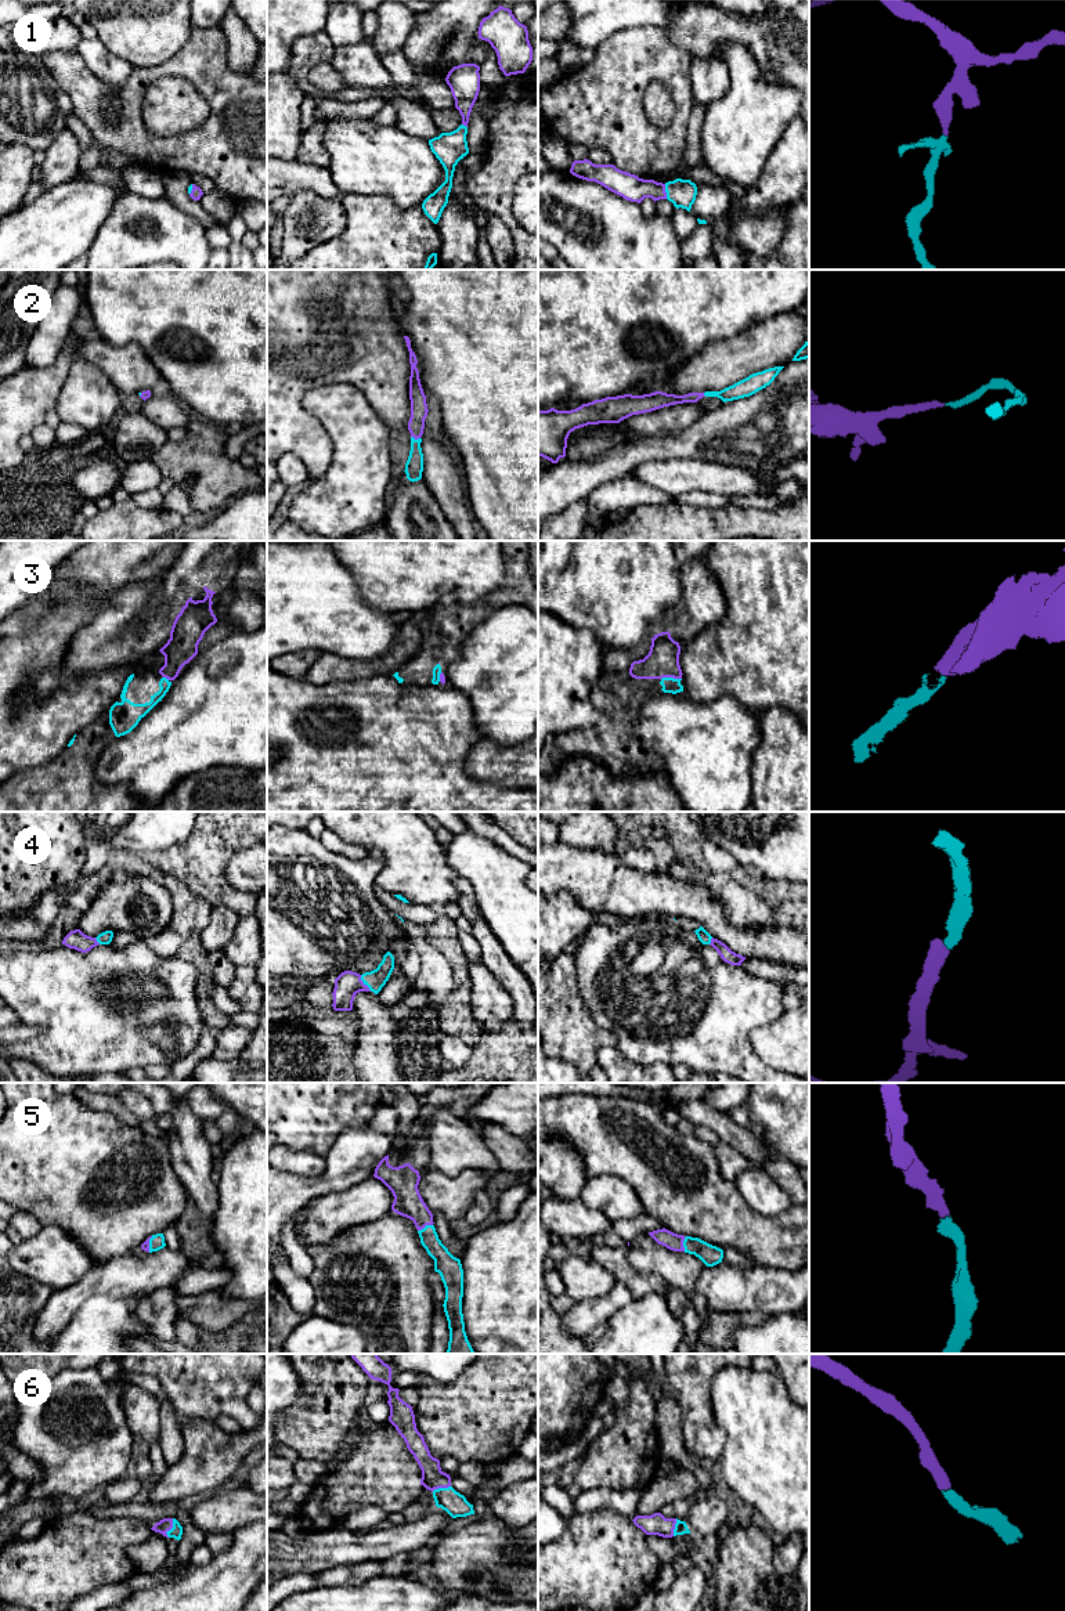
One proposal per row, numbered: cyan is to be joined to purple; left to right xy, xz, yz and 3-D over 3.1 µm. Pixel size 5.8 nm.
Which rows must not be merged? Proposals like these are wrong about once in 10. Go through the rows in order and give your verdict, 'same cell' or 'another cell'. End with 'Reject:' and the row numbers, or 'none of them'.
1: same cell
2: same cell
3: same cell
4: same cell
5: same cell
6: same cell
Reject: none of them

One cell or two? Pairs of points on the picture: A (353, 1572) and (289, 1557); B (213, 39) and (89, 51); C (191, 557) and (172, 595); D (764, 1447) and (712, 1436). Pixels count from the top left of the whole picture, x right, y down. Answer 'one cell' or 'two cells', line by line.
A: two cells
B: two cells
C: one cell
D: two cells

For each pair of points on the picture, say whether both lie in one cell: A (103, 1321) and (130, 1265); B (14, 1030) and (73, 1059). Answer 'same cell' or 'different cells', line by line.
A: different cells
B: different cells

